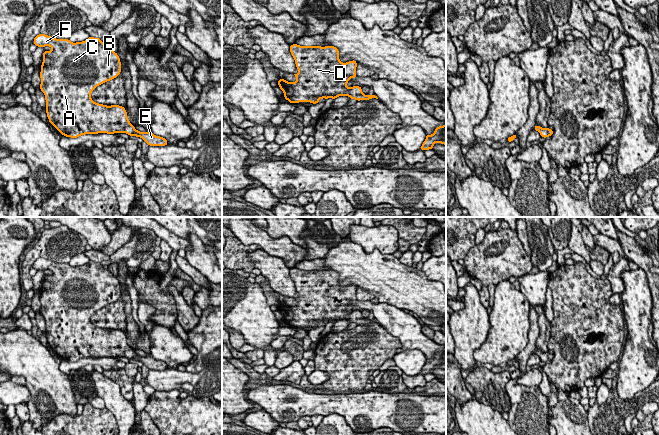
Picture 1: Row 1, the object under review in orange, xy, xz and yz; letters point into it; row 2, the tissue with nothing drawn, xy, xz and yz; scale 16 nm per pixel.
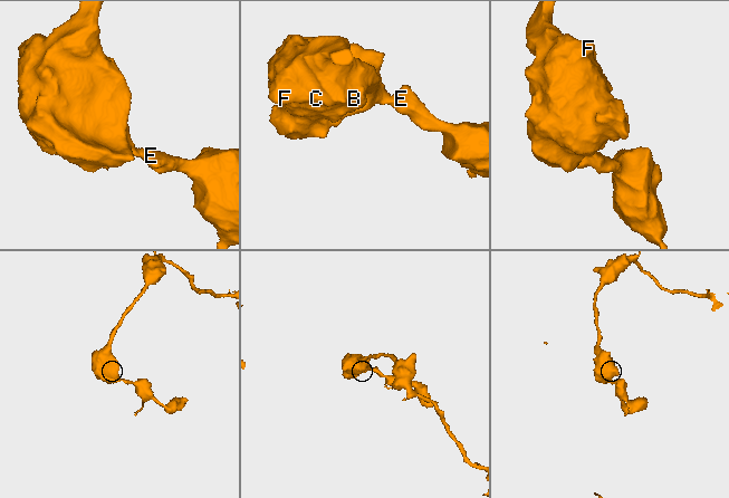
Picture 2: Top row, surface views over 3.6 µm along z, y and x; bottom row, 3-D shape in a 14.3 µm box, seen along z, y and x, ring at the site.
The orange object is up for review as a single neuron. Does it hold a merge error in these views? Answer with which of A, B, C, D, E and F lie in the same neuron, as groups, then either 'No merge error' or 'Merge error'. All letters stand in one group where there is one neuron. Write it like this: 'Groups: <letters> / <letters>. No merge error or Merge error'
Groups: A B C D E F. No merge error

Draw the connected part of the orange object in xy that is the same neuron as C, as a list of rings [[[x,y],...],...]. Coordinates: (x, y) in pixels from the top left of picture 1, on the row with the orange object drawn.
[[[38,34],[33,43],[37,47],[50,46],[51,51],[43,52],[40,67],[40,89],[45,95],[46,113],[52,124],[63,136],[77,138],[85,134],[126,133],[141,137],[149,146],[166,146],[167,140],[155,136],[151,131],[137,131],[127,117],[126,109],[119,105],[103,105],[91,98],[92,91],[99,85],[115,79],[121,73],[121,62],[111,47],[99,38],[89,37],[82,42],[72,43],[69,39],[56,39]]]

